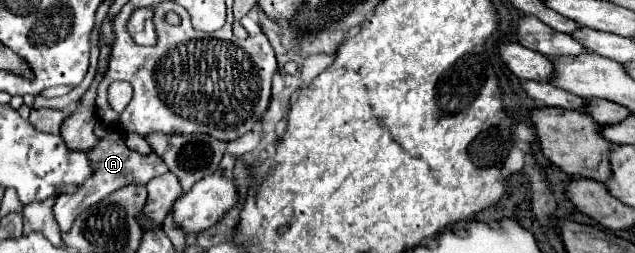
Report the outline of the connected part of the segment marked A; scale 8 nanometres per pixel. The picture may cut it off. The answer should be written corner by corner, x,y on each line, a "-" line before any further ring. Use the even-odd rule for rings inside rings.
117,132
107,134
91,150
87,150
87,158
93,164
93,174
81,184
81,188
77,192
73,192
73,194
61,194
57,198
57,202
55,202
53,214
55,214
55,220
57,220
59,228
61,228
61,232
67,232
71,228
71,224
79,216
79,212
83,212
85,208
97,204
99,200
103,200
111,192
115,192
115,190
119,190
123,186
129,186
129,184
141,184
141,186
145,186
145,182
149,182
151,178
161,176
161,174
165,174
169,170
165,166
165,162
161,162
161,158
155,152
151,152
151,154
139,154
135,150
129,150

